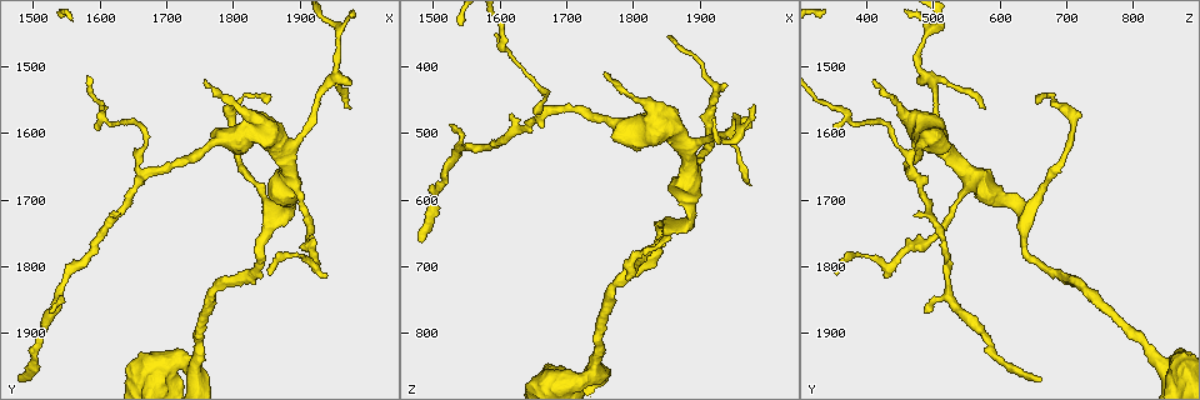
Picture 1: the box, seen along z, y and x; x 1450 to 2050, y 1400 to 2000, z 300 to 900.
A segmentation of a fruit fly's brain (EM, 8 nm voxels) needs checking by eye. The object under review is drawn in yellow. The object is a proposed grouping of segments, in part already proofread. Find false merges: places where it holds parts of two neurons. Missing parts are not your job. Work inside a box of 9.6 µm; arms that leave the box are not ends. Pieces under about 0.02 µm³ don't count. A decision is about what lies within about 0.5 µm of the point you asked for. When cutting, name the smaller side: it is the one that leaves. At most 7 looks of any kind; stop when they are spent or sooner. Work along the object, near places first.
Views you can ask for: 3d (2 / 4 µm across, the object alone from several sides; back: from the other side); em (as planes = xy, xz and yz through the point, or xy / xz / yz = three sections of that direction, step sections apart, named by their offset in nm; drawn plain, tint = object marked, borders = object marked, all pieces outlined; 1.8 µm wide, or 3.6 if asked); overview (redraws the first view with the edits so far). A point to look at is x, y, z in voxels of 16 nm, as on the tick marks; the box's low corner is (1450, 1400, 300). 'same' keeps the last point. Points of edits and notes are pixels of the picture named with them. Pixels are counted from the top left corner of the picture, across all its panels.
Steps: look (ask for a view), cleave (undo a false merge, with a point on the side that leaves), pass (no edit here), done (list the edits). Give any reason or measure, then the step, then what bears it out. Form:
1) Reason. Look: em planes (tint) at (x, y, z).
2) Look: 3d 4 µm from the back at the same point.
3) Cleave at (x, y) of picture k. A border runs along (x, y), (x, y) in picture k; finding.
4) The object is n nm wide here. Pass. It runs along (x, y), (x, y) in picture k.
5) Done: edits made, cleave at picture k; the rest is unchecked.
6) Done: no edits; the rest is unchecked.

Sharp bend. Look: em 3.6 µm yz step 16 (tint) at (1825, 1575, 460).

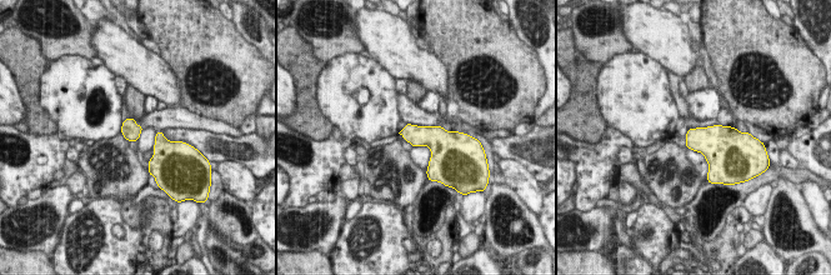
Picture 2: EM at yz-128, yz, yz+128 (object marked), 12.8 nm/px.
Another direction. Look: em 3.6 µm planes (tint) at the same point.

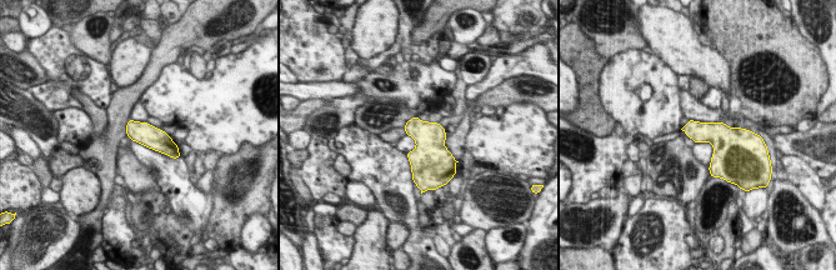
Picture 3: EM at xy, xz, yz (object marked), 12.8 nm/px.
Pass. One neuron here.

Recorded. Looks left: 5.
Arms part here. Look: 3d 2 µm at (1665, 1660, 465).

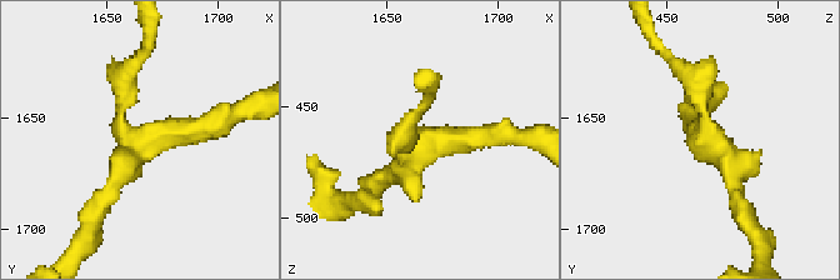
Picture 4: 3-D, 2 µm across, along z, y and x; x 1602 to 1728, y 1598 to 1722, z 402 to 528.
Now the EM. Look: em planes (tint) at (1667, 1659, 467).

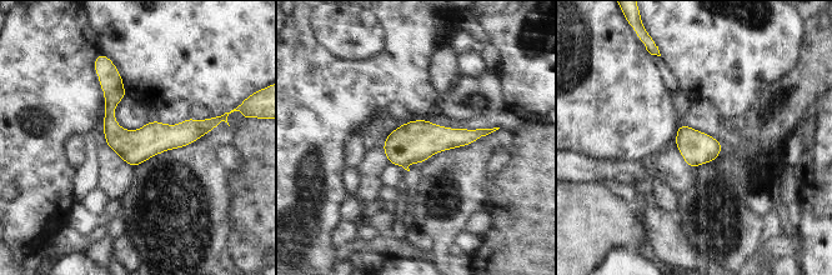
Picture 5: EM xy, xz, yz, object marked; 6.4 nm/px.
The object is 220 nm wide here. Pass. One neuron here.

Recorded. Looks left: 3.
Sharp bend. Look: 3d 2 µm from the back at (1920, 1795, 435).

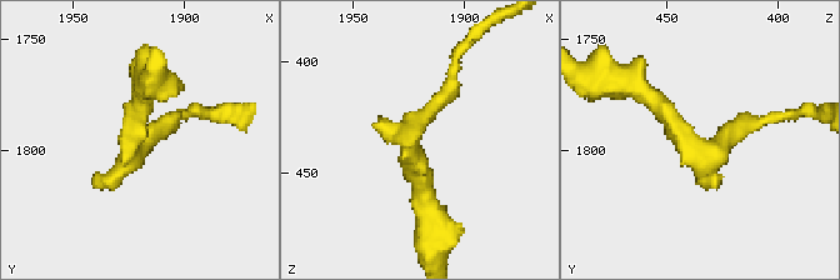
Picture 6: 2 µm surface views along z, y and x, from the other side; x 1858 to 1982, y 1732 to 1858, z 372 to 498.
Shape alone is not enough. Look: em xy step 16 (tint) at (1922, 1794, 440).

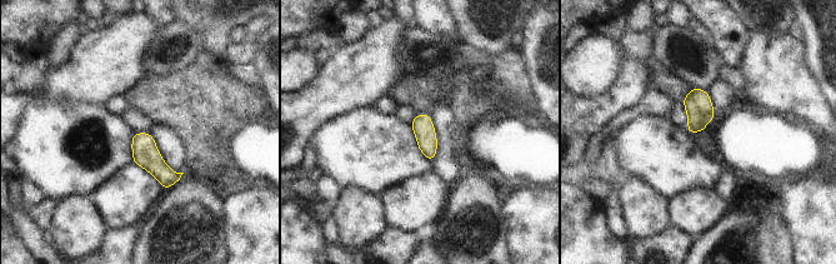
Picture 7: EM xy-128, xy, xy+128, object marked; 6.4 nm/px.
Look: em planes (borders) at the same point.

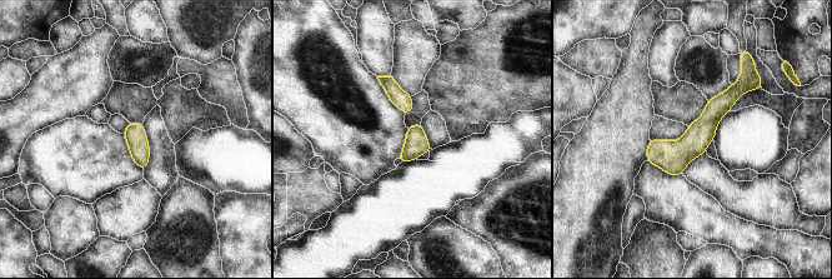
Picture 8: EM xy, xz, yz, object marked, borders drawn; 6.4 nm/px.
Pass. It runs along (741, 83), (675, 155), (650, 159) in picture 8; continuous, no second neuron.

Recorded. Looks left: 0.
Done: no edits; the rest is unchecked.

